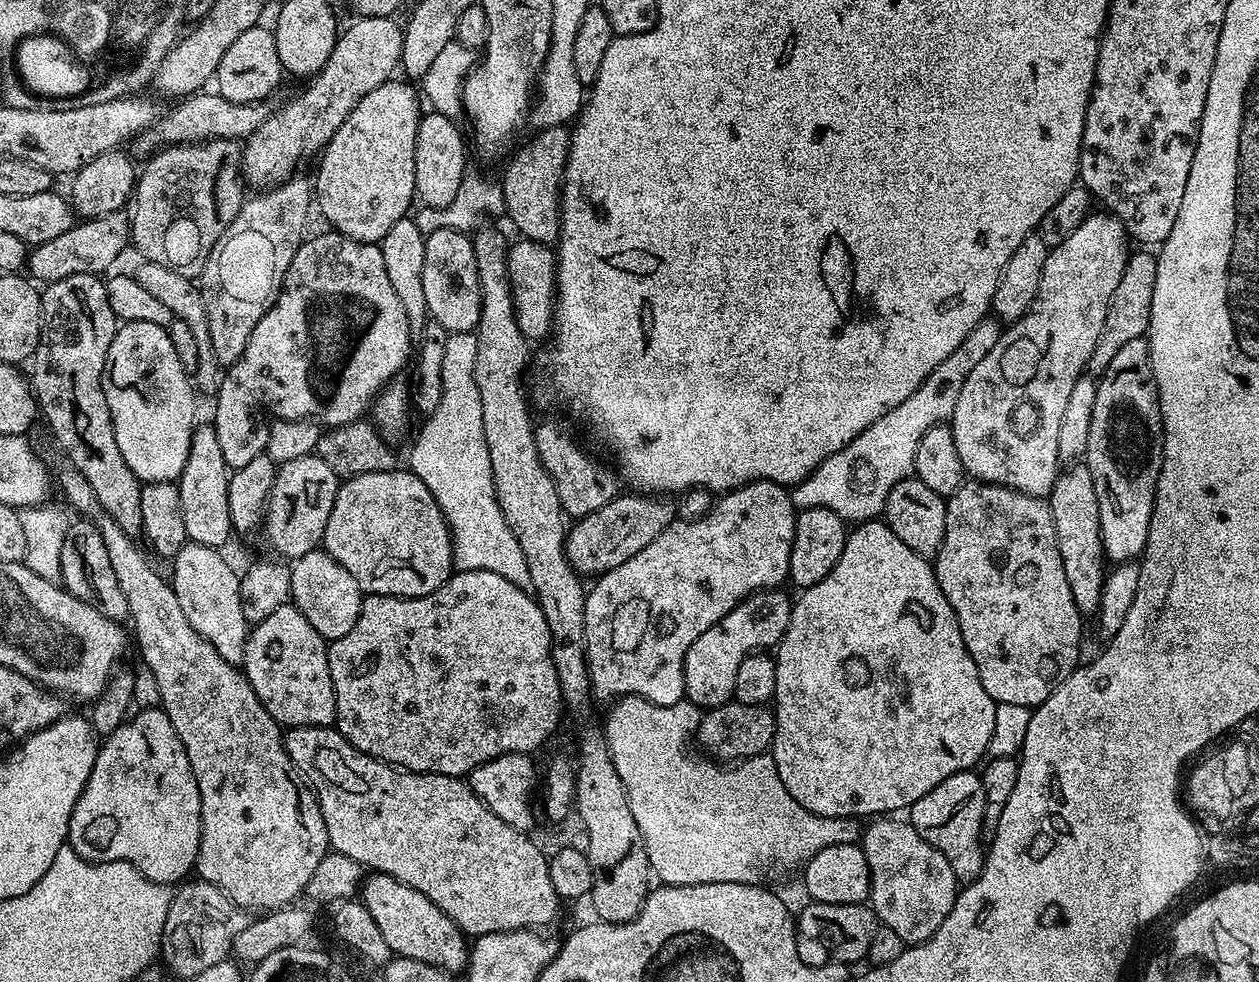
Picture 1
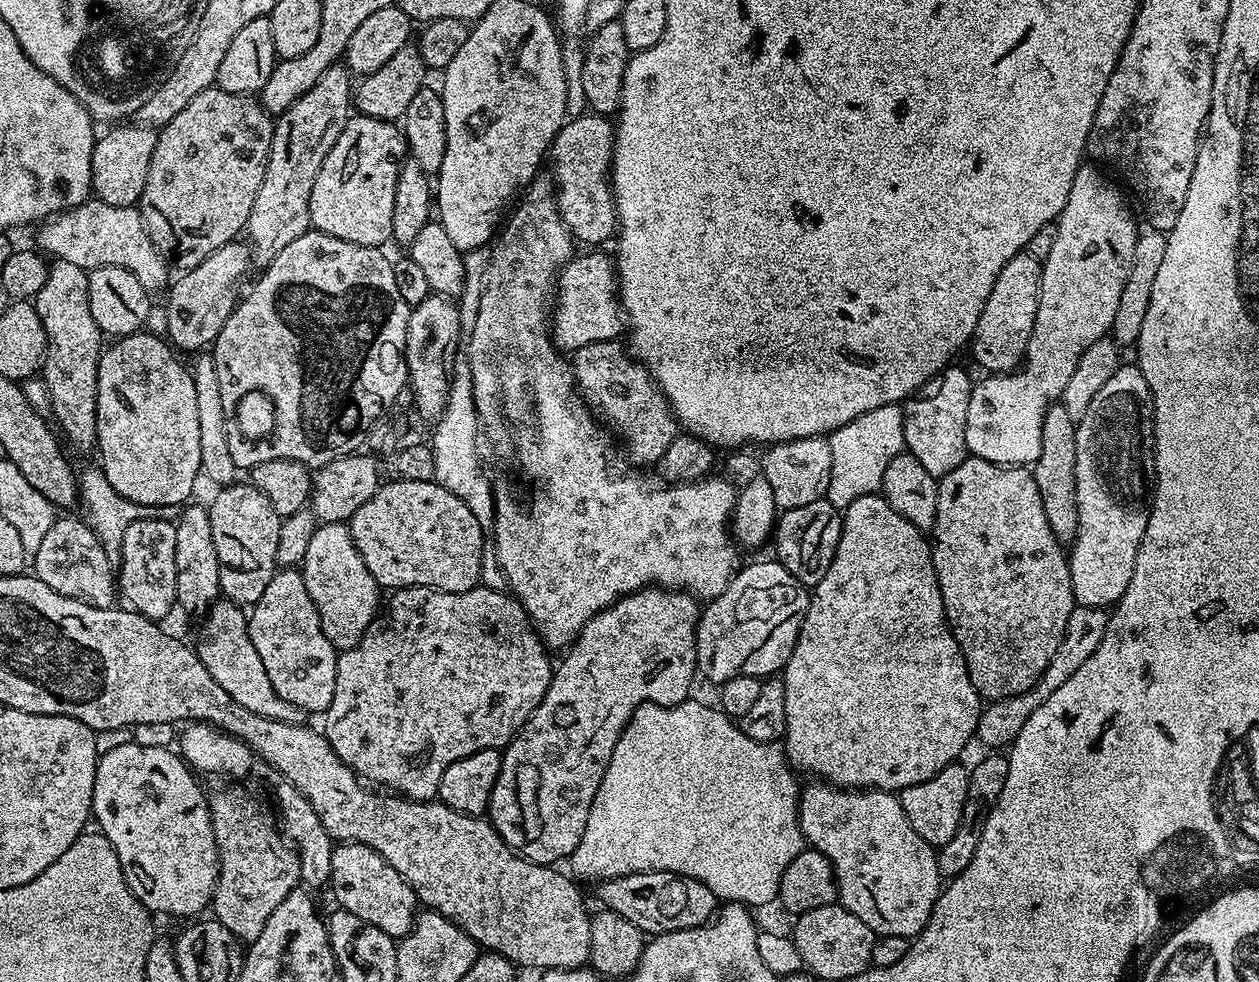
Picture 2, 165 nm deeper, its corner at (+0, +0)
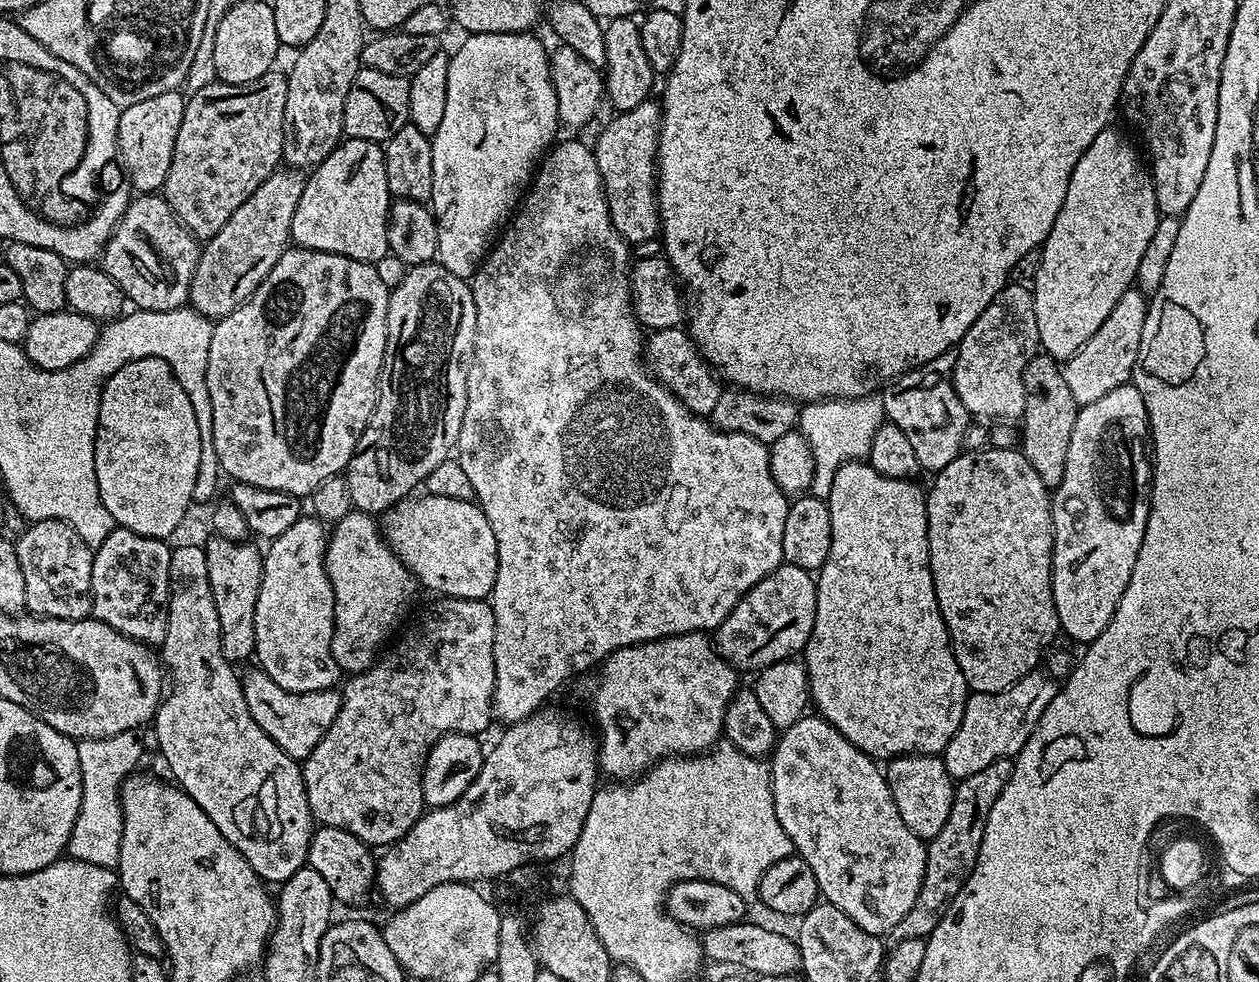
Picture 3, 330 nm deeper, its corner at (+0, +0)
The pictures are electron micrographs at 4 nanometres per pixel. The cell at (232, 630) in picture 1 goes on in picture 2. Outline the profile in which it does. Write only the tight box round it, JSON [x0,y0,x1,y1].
[194,598,301,724]

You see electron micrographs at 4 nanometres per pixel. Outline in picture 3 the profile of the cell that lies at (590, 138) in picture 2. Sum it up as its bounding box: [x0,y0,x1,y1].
[594,98,660,245]

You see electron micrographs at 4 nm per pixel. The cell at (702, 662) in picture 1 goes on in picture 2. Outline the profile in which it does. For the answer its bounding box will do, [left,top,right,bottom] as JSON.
[696,558,810,686]

